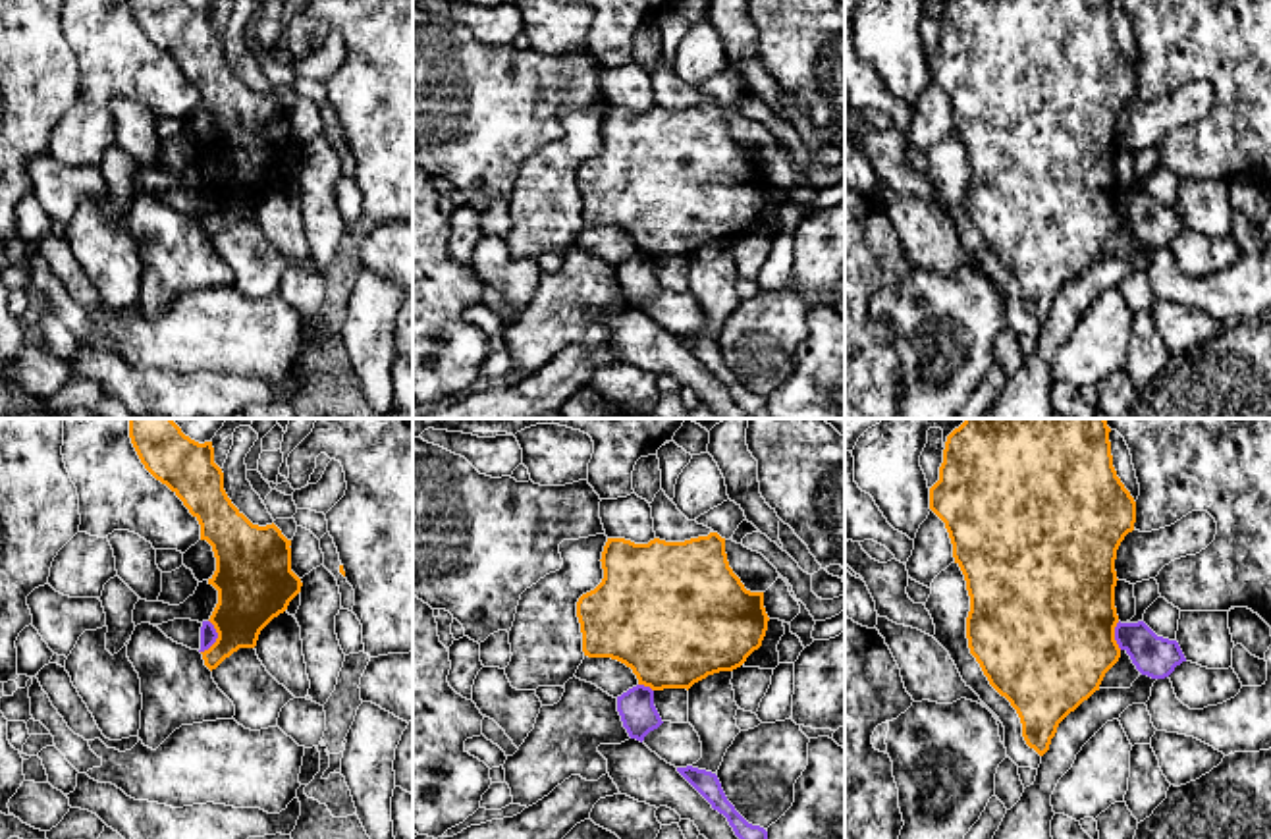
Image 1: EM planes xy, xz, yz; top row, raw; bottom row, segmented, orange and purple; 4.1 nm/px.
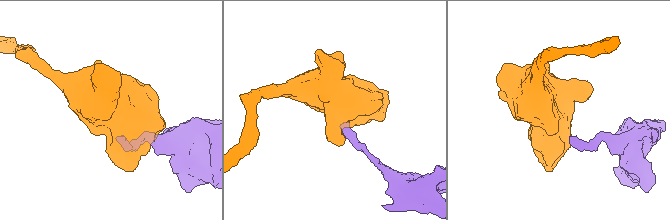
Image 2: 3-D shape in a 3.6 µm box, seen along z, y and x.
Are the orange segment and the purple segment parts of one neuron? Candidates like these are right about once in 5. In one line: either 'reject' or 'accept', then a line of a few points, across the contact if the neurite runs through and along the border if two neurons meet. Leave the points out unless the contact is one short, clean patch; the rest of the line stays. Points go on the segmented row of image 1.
reject | xy (209, 620), (216, 639), (201, 652)

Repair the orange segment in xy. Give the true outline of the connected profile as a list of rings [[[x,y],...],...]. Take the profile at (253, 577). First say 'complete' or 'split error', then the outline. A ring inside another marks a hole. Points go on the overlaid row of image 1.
complete; [[[129,419],[131,444],[145,469],[166,484],[201,525],[201,540],[212,546],[216,571],[208,579],[218,590],[210,615],[218,638],[201,652],[212,671],[239,648],[255,648],[260,631],[301,592],[301,579],[291,571],[291,540],[272,523],[253,525],[228,498],[224,473],[214,463],[212,442],[199,444],[185,436],[172,419]]]

